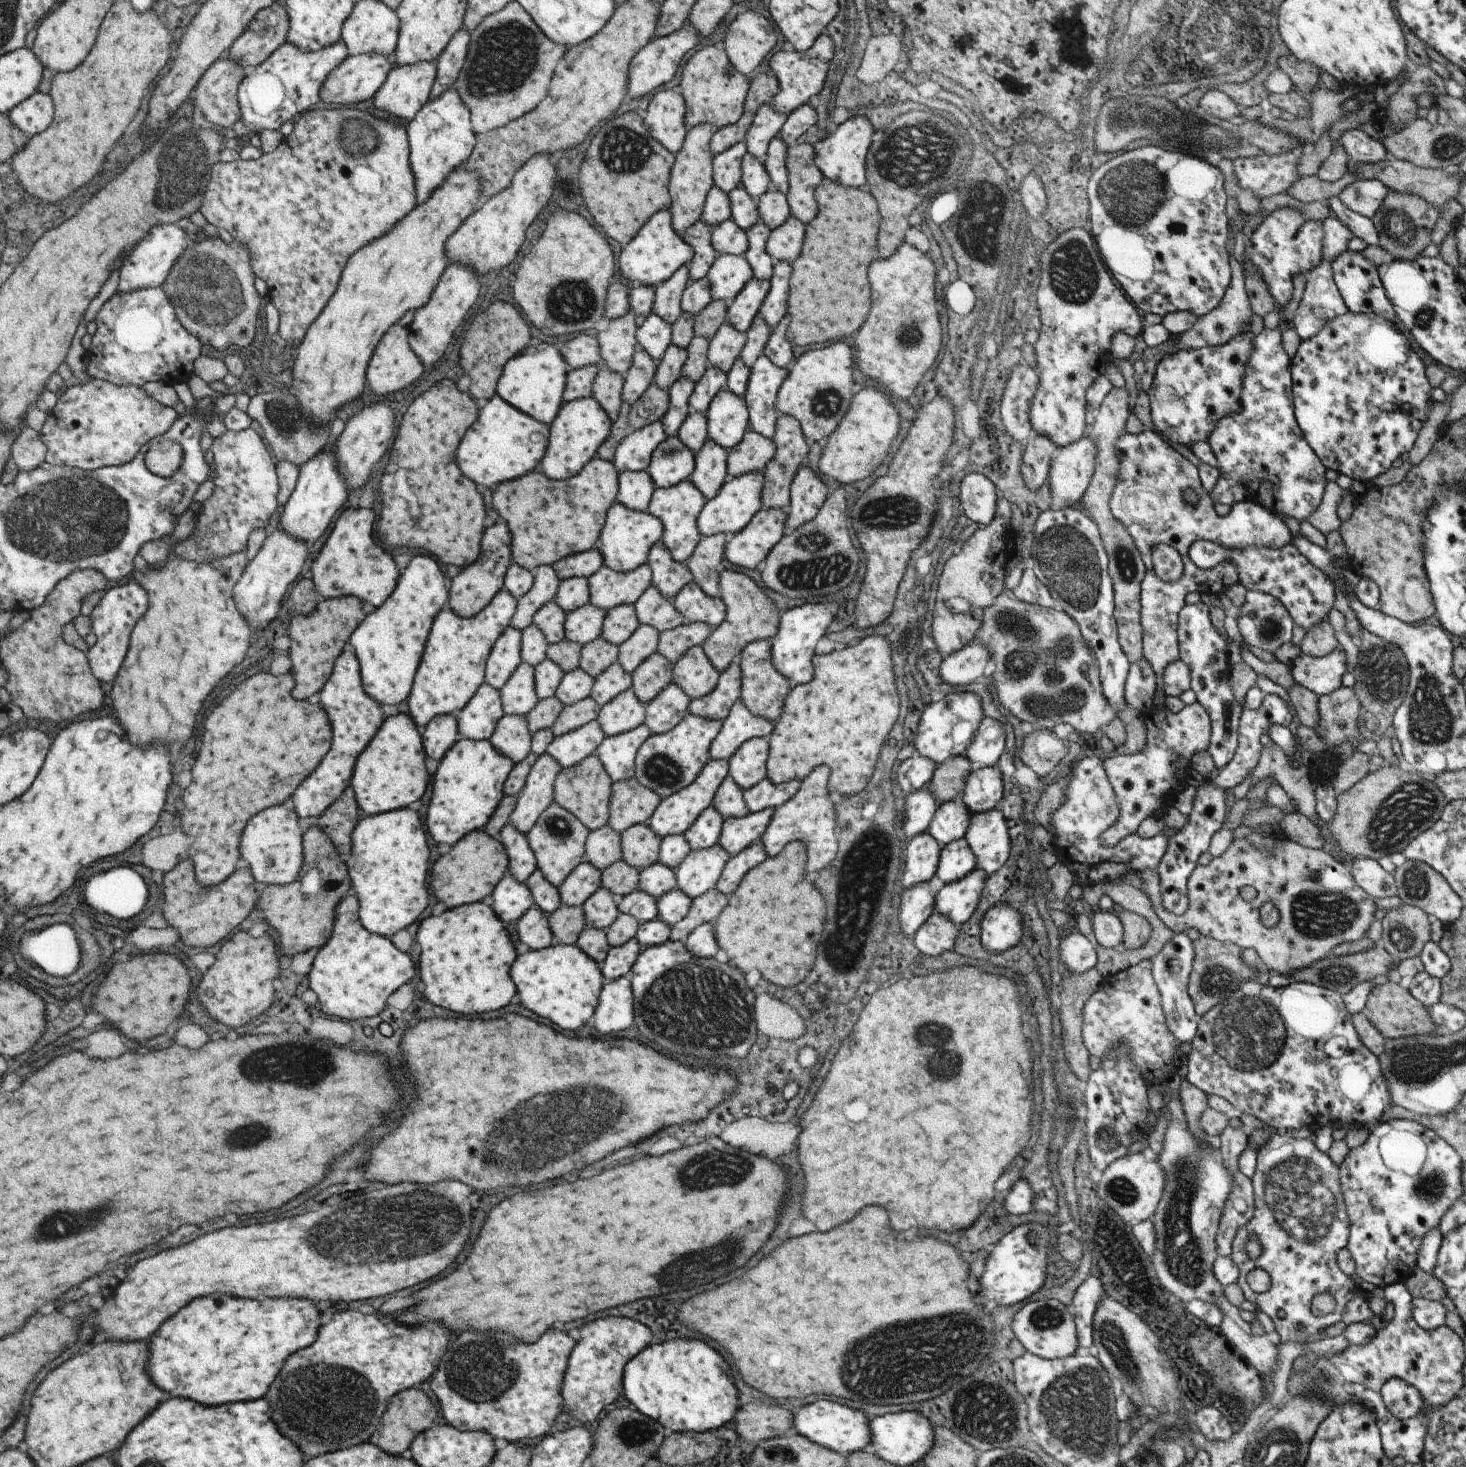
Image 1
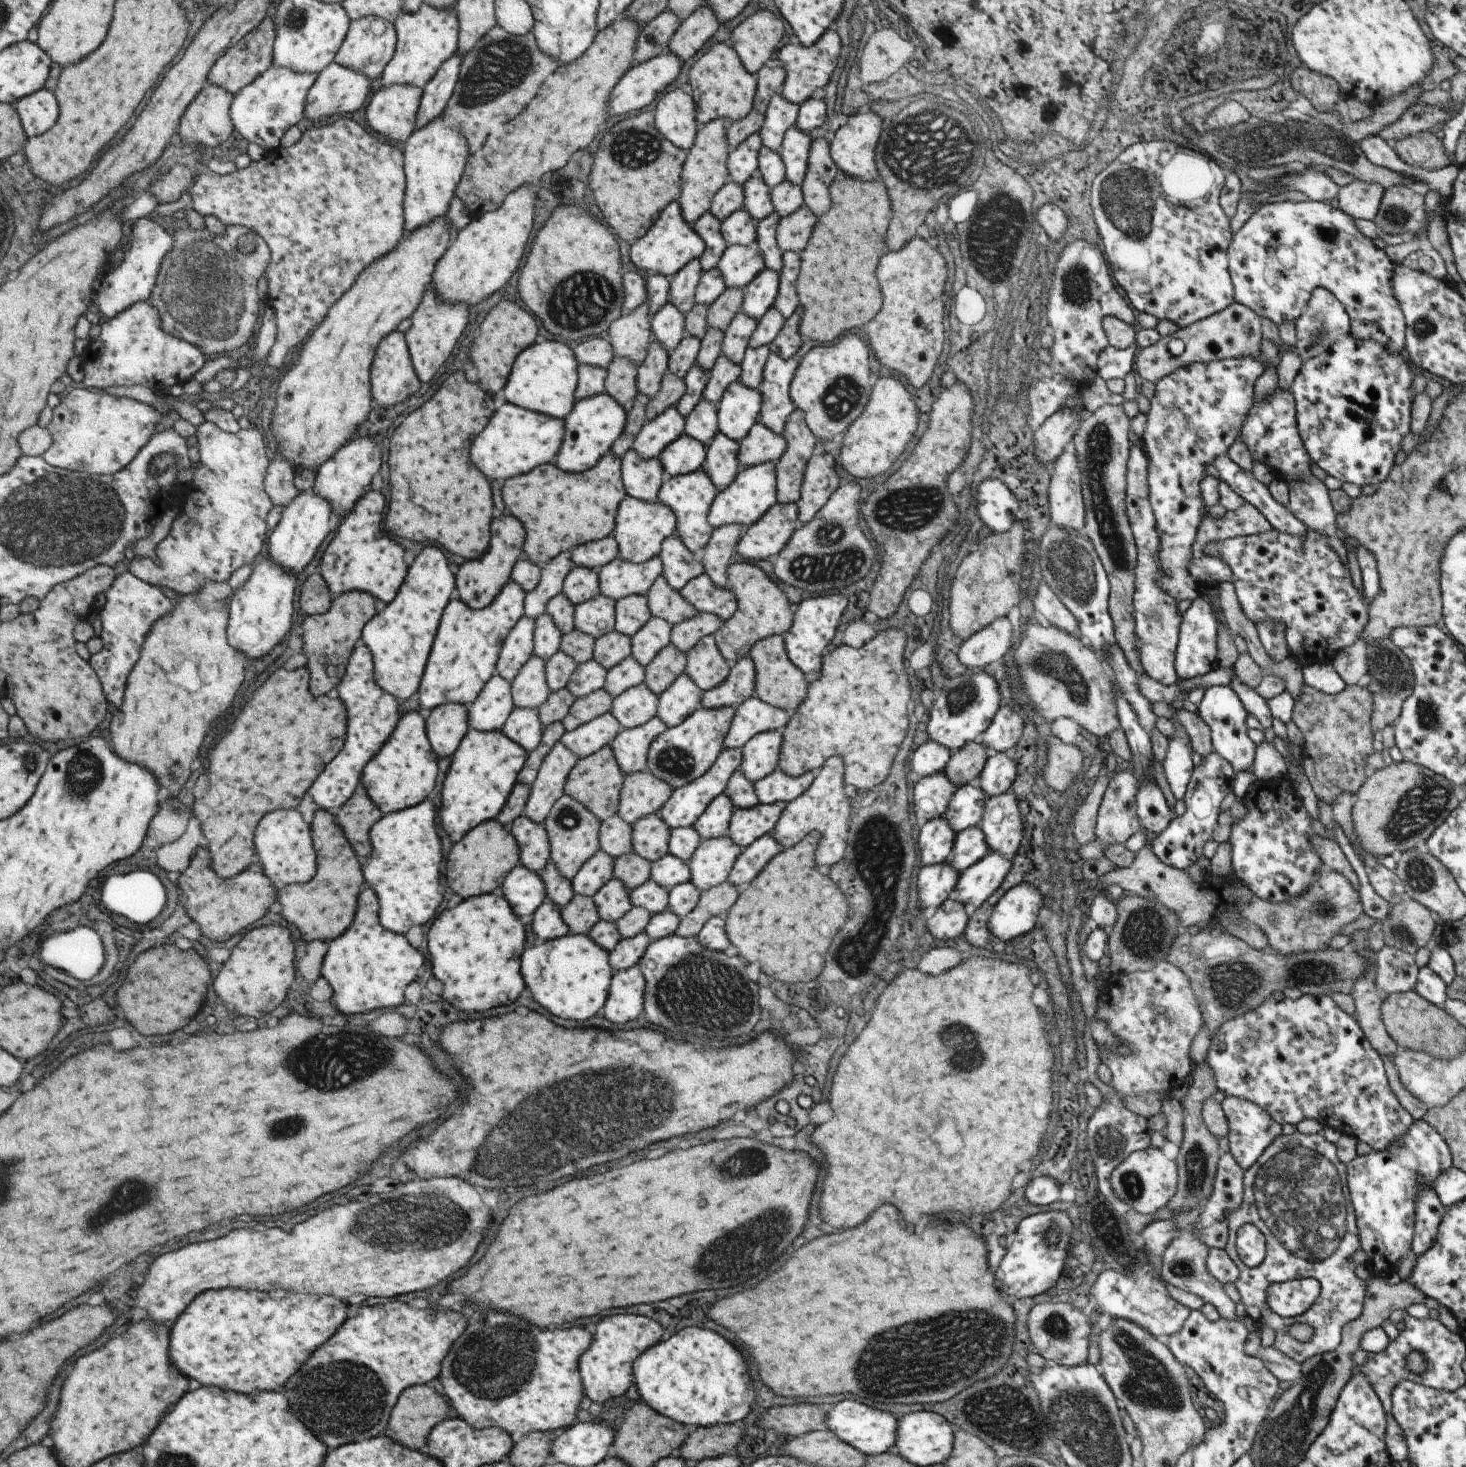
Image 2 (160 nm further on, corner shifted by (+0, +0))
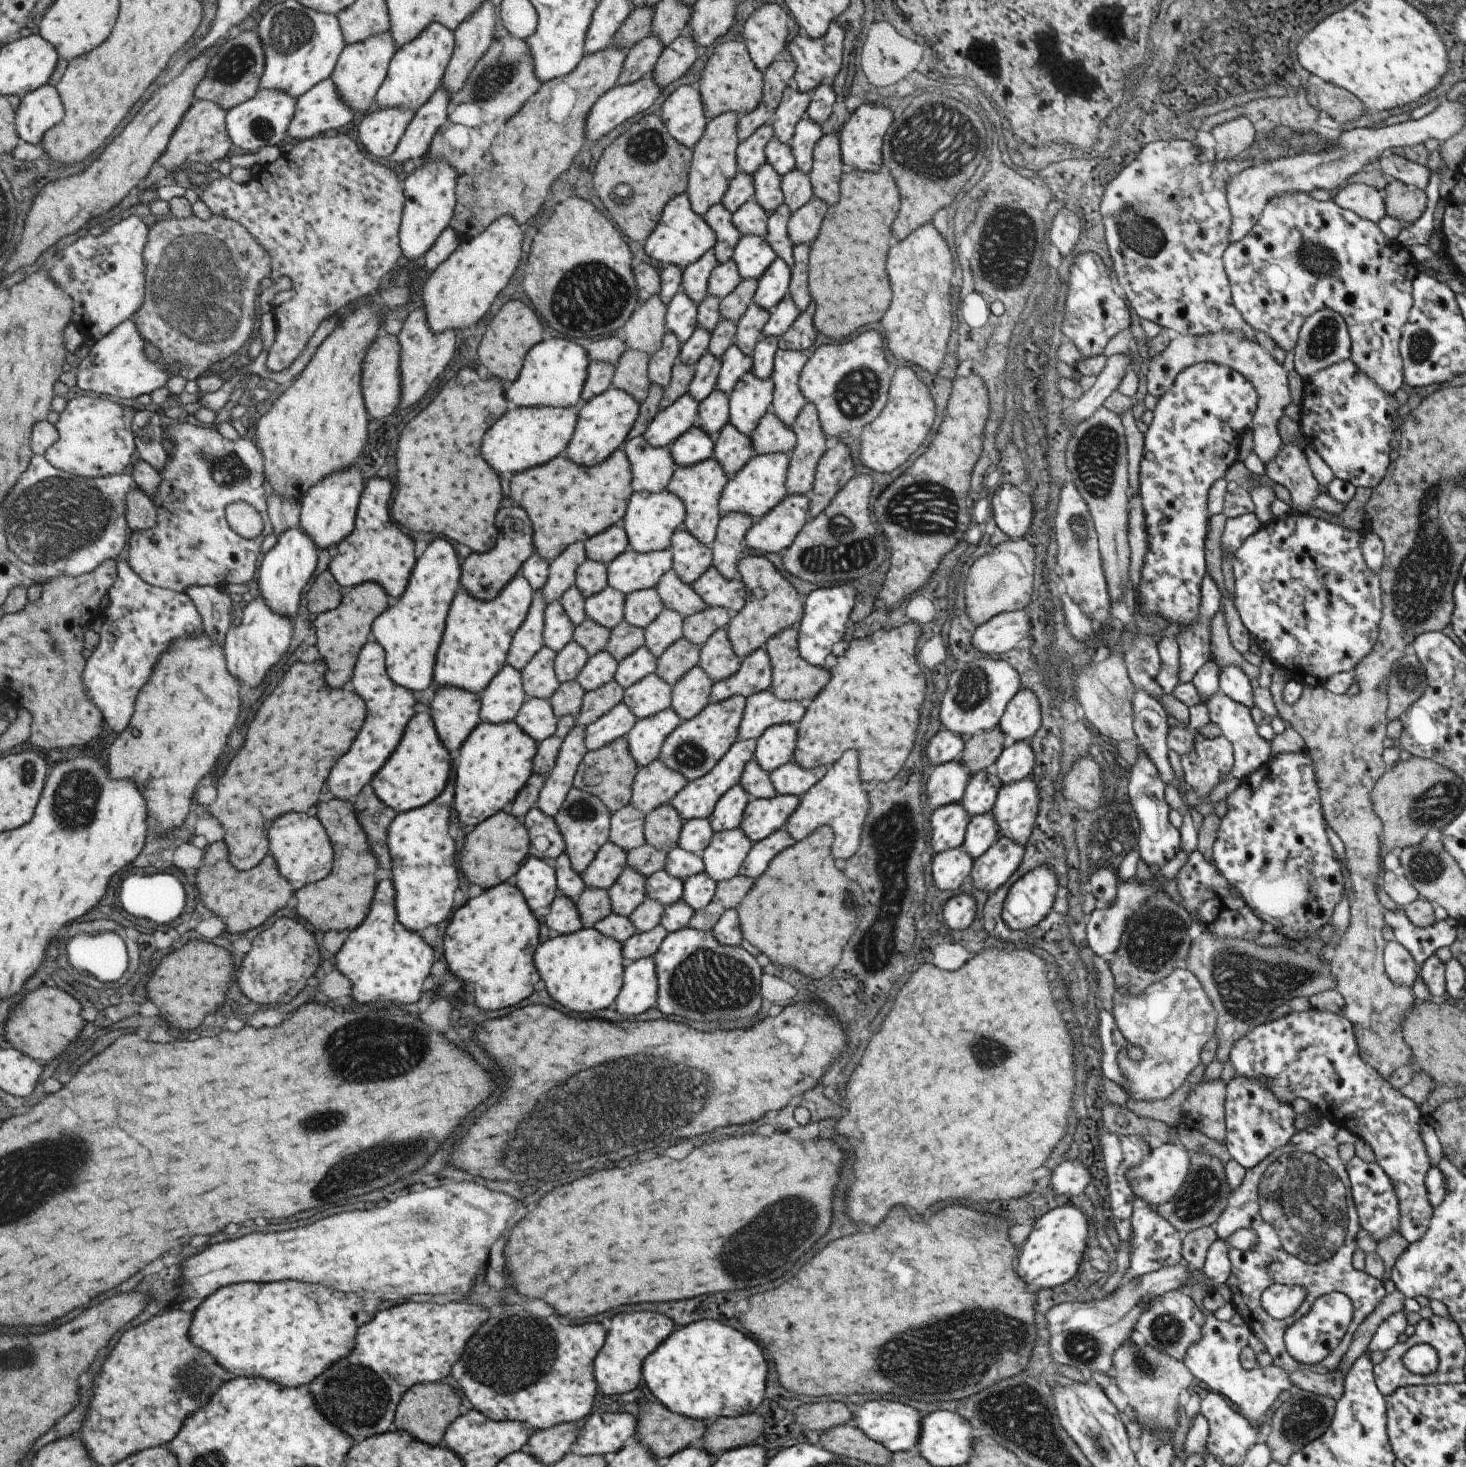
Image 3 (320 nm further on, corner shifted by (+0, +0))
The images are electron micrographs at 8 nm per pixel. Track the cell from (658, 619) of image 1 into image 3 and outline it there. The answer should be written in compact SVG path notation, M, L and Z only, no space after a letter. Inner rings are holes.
M669 569L657 581L655 586L657 596L661 599L665 609L678 612L683 618L695 614L706 607L702 598L689 584L686 585L675 573Z

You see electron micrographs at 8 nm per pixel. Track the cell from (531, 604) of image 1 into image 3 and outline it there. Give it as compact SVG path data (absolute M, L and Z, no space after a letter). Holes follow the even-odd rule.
M575 541L548 563L548 577L540 588L546 604L559 600L561 595L574 584L575 571L586 559L583 543Z

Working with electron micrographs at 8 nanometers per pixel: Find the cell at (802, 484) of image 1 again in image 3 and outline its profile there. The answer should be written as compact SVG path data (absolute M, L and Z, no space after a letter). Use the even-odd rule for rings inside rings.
M837 442L835 447L826 449L817 461L812 489L808 497L809 514L816 517L821 511L827 508L830 500L837 494L838 490L855 474L853 462L849 457L849 451L845 444Z

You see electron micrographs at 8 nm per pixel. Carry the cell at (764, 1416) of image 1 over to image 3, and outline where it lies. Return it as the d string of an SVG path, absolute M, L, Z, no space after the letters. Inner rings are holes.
M840 1401L807 1403L799 1406L796 1422L803 1424L805 1430L825 1432L831 1427L851 1422L852 1412Z

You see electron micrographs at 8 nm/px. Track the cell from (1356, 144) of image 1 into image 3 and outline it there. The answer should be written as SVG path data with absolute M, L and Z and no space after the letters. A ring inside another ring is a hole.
M1386 153L1376 162L1376 167L1388 178L1408 186L1415 185L1424 190L1429 180L1429 170L1425 165L1412 163L1403 157Z

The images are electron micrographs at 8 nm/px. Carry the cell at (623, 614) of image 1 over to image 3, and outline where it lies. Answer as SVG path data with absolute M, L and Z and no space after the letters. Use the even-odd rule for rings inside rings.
M655 587L627 593L623 599L623 621L644 629L664 609L657 594Z

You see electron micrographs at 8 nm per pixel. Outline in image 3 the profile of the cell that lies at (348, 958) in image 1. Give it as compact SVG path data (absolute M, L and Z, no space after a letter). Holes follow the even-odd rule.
M390 878L380 880L365 922L348 934L335 958L335 970L349 979L351 996L360 1005L417 1002L421 985L428 982L429 968L434 962L431 946L419 933L407 930L397 920Z

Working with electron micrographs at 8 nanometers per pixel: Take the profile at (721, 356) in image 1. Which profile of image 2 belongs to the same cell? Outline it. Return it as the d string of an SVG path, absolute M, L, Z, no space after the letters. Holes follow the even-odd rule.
M741 310L737 311L729 326L724 330L721 354L725 355L730 361L739 364L744 357L751 333L757 323L758 321L753 317L746 315Z

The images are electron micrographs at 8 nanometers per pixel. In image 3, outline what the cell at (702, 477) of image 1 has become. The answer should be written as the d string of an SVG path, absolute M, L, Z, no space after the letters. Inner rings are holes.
M729 422L725 423L713 437L712 456L723 469L727 478L733 476L755 454L750 437L741 434Z

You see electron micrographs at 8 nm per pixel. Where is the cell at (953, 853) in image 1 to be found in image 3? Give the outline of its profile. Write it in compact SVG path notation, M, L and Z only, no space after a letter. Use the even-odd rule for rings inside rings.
M987 811L970 818L961 848L970 854L972 860L975 860L995 843L998 837L998 826L994 821L993 813Z

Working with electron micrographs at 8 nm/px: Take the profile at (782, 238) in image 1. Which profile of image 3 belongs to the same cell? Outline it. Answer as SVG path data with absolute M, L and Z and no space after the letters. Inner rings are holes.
M811 197L803 206L791 212L787 221L787 234L792 244L811 244L819 232L819 224L828 206L817 197Z

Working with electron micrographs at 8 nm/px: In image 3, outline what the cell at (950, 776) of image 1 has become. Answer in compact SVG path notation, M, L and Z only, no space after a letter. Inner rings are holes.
M995 725L989 730L977 732L965 738L959 762L968 770L970 776L981 769L992 768L1006 744L1006 736Z

